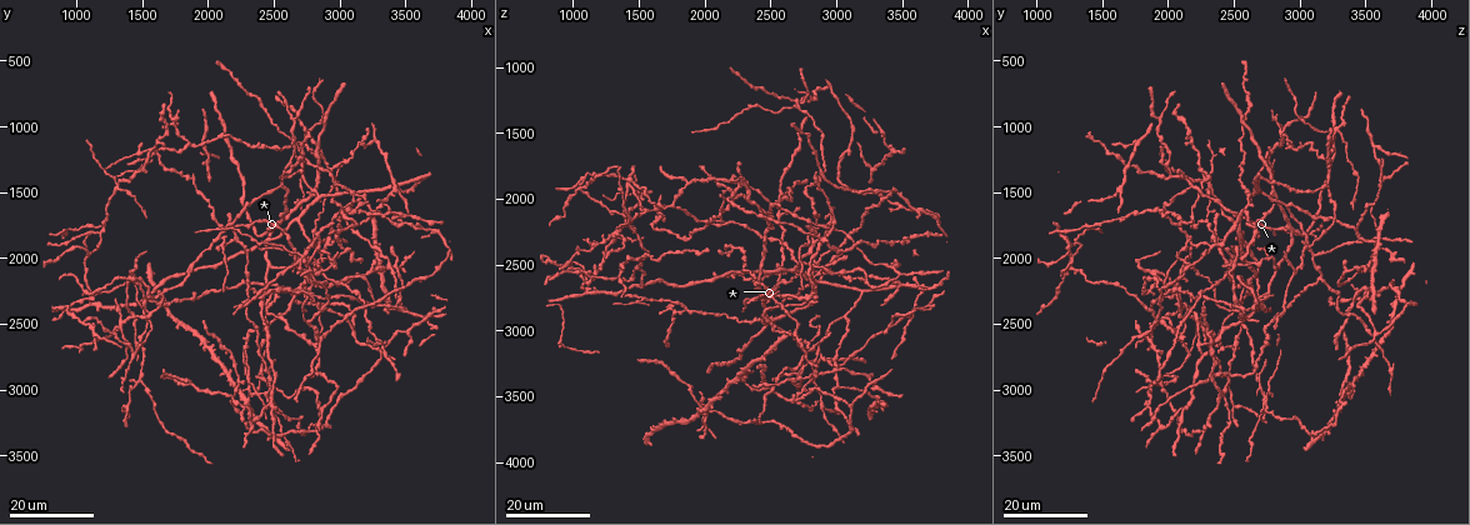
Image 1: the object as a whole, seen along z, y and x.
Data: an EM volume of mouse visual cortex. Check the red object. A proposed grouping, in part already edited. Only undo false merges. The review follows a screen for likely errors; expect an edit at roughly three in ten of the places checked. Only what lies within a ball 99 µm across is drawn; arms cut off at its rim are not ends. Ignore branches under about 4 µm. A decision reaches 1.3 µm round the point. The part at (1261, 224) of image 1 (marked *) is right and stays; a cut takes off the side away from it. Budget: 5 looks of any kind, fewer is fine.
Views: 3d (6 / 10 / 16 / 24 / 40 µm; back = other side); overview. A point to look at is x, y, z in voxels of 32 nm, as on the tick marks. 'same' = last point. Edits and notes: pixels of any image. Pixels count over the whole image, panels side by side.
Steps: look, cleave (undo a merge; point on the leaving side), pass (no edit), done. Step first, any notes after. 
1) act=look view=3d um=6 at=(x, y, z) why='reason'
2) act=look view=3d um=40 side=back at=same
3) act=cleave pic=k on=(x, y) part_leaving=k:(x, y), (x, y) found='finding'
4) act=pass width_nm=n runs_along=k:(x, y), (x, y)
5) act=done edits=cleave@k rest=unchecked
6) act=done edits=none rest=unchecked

act=look view=3d um=16 at=(3420, 2120, 2960) why='three-way junction'

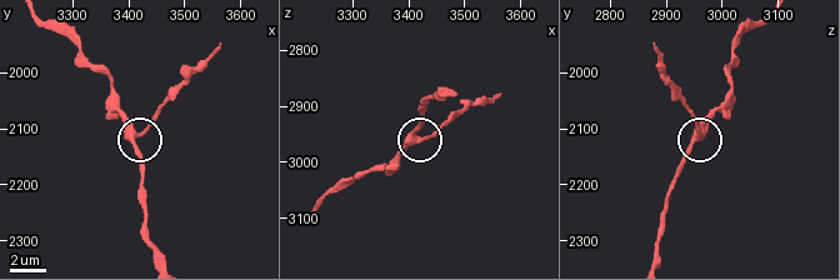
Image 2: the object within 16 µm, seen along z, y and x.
act=look view=3d um=6 at=(3420, 2110, 2960) why='closer look'

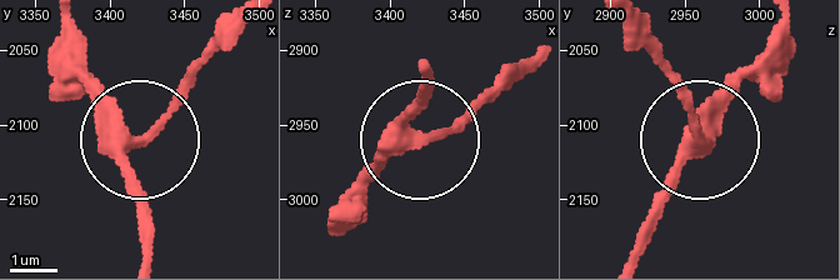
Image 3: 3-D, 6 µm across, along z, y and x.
act=look view=3d um=6 side=back at=(3418, 2112, 2960)

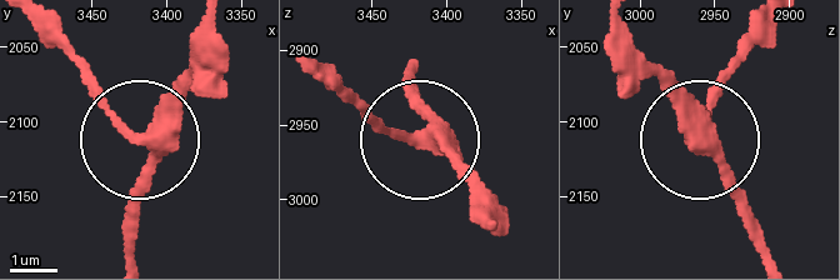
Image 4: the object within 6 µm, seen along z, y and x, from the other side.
act=pass side_arm_um=8 runs_along=4:(209, 20), (178, 104), (145, 131), (41, 36) found='all the same neuron'

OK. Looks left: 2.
act=look view=3d um=16 at=(2460, 2260, 3420) why='branch point'

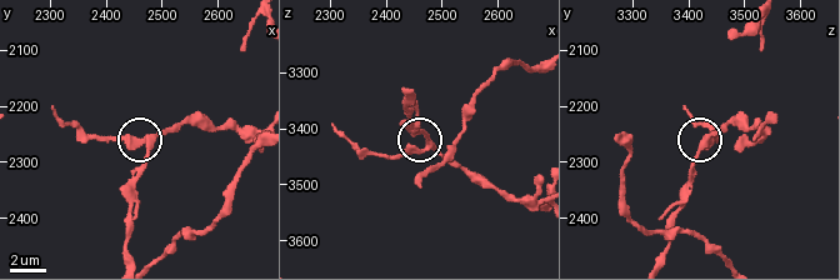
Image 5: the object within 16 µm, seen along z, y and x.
act=look view=3d um=6 at=(2475, 2255, 3430)

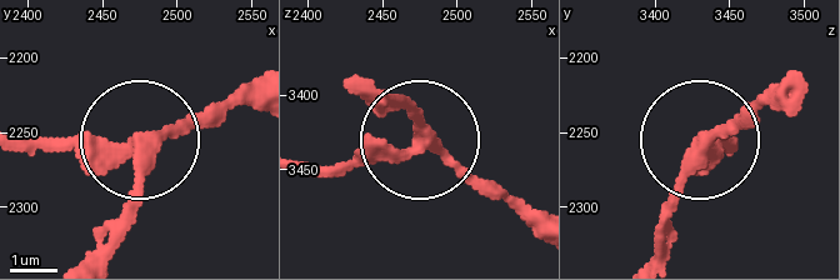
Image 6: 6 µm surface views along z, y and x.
act=pass width_nm=290 found='continuous, no second neuron'

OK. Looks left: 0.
act=done edits=none rest=unchecked

